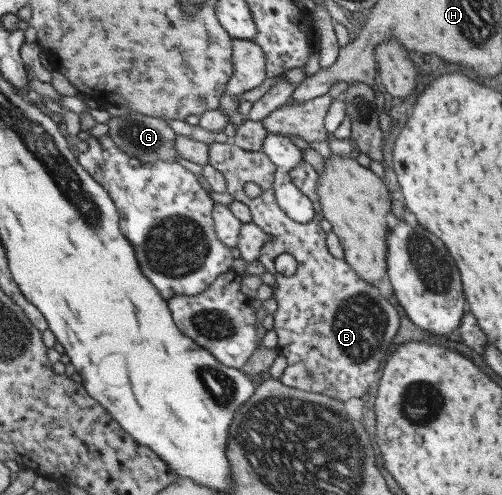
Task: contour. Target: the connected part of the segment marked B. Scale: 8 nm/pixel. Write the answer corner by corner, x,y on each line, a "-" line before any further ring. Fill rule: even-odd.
217,143
209,146
210,164
223,174
228,181
227,192
236,201
246,204
252,212
253,222
266,233
273,237
272,241
266,241
262,246
260,262
266,267
276,280
276,288
273,290
273,298
278,303
278,309
274,312
274,329
278,332
280,354
286,358
286,367
280,375
280,382
288,387
299,388
305,391
325,394
342,400
348,404
348,398
356,398
357,403
362,399
362,394
366,392
366,376
374,374
378,370
378,364
387,358
392,336
398,330
398,314
396,310
388,304
388,299
382,298
378,294
378,288
372,284
366,284
349,264
343,259
335,257
329,251
327,244
327,232
320,226
324,220
321,196
319,195
320,175
312,168
308,162
298,164
296,168
289,171
296,186
312,199
315,205
316,214
312,221
302,224
290,218
286,212
278,205
274,182
276,182
277,164
262,150
260,152
250,152
234,144
-
248,182
254,182
260,186
262,194
256,198
248,198
244,192
244,186
-
284,252
292,255
296,262
296,272
290,276
284,276
276,270
276,258

